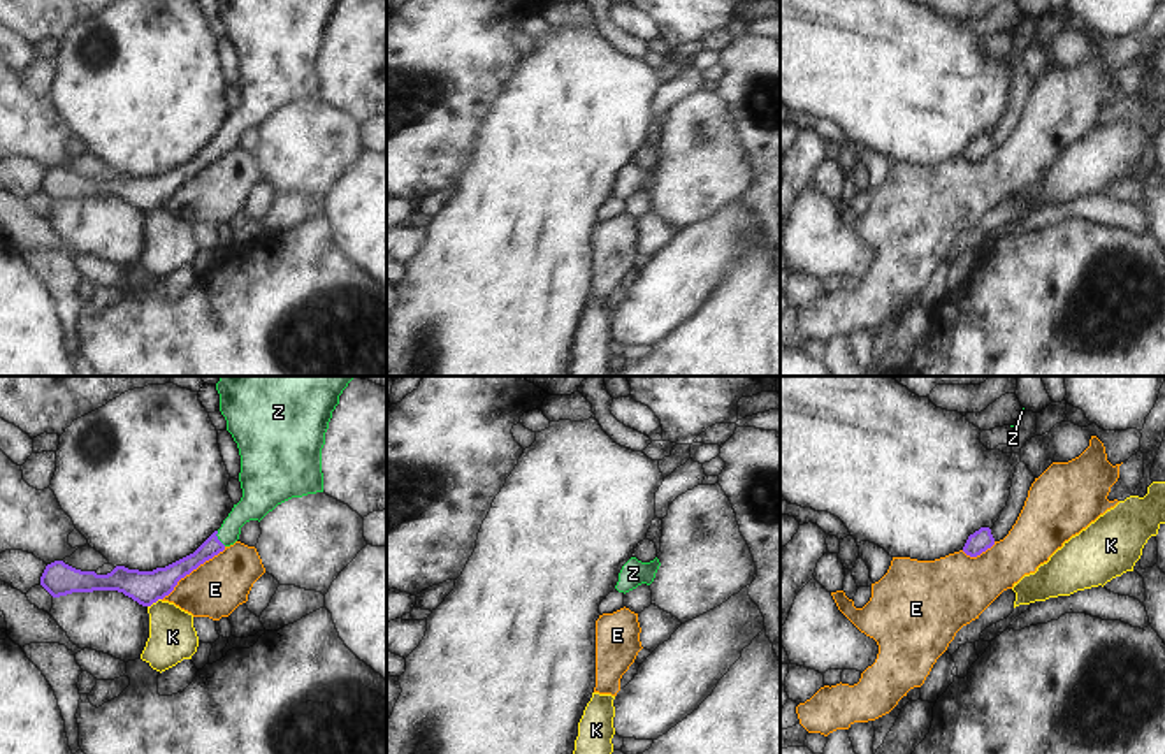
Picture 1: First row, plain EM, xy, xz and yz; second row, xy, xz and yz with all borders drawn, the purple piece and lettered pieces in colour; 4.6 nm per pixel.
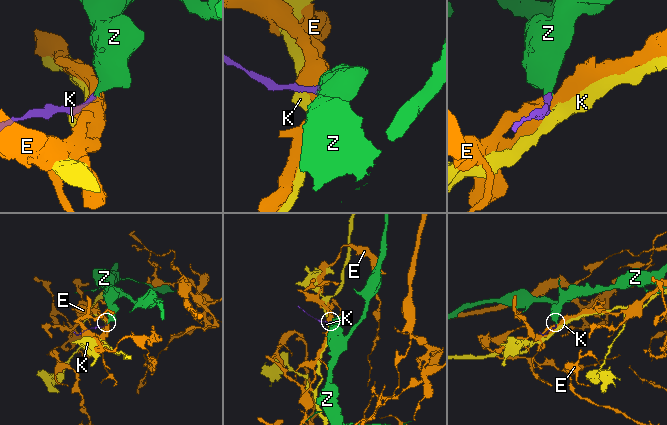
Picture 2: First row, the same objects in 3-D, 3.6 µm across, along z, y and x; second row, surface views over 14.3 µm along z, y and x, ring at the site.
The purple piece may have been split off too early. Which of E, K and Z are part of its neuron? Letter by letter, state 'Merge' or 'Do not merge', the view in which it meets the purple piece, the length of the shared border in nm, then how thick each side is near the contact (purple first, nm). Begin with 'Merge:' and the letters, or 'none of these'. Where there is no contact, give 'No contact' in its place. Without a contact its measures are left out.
Merge: Z
E: Do not merge. Touches purple in xy. Shared border 380 nm. Thickness 160 nm (purple) against 260 nm
K: Do not merge. Touches purple in xy. Shared border 80 nm. Thickness 160 nm (purple) against 220 nm
Z: Merge. Touches purple in xy. Shared border 80 nm. Thickness 90 nm (purple) against 150 nm

